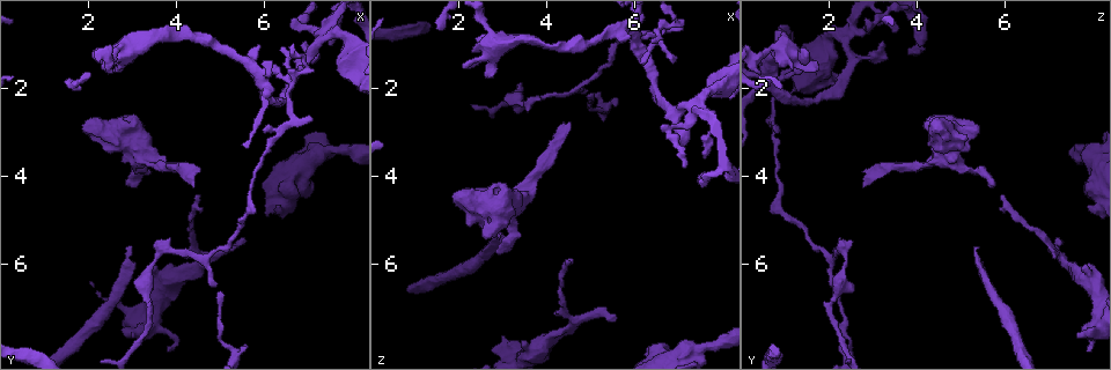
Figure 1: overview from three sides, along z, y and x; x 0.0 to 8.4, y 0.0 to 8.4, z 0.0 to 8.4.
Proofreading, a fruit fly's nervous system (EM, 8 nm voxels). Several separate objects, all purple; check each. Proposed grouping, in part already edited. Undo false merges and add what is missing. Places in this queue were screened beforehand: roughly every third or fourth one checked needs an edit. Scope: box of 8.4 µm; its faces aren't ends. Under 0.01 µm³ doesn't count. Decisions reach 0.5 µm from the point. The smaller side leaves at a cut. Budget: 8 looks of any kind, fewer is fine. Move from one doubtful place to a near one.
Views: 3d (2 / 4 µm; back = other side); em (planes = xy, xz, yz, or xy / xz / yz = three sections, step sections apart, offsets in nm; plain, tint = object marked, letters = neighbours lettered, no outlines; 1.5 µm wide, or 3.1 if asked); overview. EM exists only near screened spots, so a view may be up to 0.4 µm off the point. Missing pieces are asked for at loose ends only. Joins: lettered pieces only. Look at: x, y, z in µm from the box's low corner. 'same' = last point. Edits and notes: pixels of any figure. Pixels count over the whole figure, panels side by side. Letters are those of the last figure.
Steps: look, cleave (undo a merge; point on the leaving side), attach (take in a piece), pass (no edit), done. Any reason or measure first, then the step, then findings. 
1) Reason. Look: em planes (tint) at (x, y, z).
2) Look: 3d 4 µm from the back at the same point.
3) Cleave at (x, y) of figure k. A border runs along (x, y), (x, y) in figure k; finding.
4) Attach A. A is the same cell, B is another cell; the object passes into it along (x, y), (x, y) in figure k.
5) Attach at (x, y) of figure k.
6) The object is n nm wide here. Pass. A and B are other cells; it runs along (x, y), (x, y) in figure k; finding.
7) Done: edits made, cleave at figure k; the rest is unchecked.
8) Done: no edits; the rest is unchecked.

Branch stops here. Look: 3d 2 µm at (2.65, 1.60, 1.70).

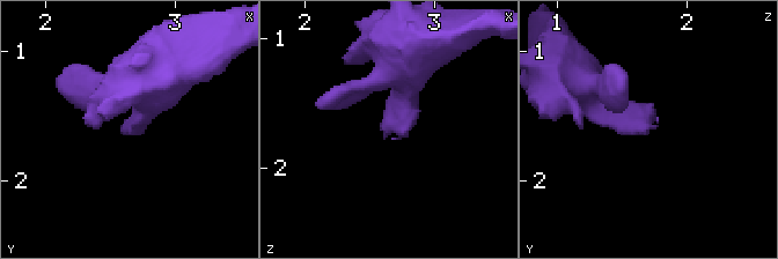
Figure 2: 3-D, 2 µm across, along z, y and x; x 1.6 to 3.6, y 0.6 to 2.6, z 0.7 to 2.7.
Need the tissue. Look: em planes (letters) at (2.62, 1.60, 1.74).

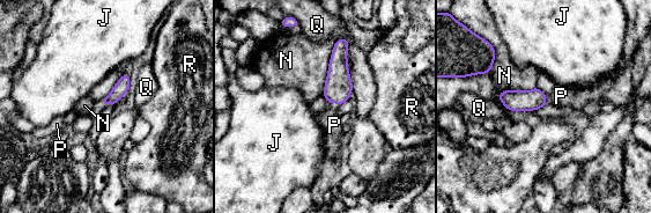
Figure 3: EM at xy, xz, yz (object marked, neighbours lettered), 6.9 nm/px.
Attach P. P is the same cell, J, N, Q and R are other cells; the neuron continues.

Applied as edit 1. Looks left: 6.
Look: 3d 2 µm from the back at (2.10, 2.75, 4.40).

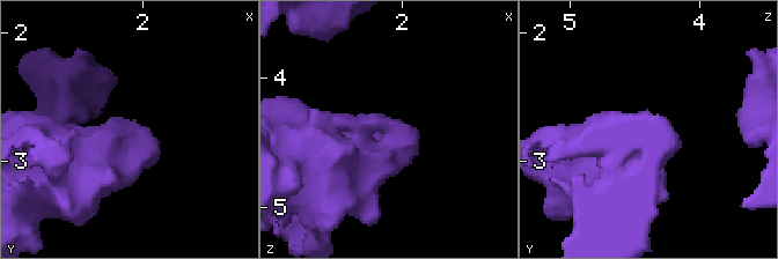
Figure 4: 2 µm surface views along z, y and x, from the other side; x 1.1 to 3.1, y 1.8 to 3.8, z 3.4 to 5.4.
Look: em planes (letters) at (2.10, 2.72, 4.40).

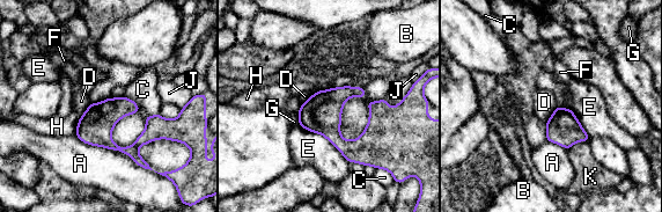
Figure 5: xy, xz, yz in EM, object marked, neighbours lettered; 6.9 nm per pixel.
The object is 240 nm wide here. Pass. A, B, C, D, E, F, G, H, J and K are other cells; none of them fits.

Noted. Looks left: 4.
An open end. Look: em xy step 8 (tint) at (3.05, 4.15, 5.80).

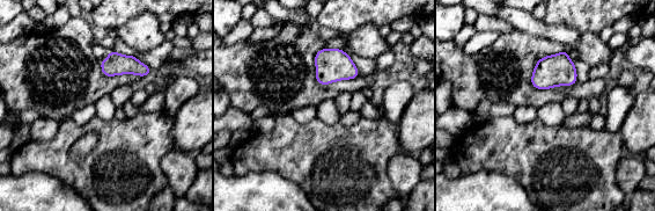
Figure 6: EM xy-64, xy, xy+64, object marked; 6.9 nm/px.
Look: em planes (tint) at the same point.

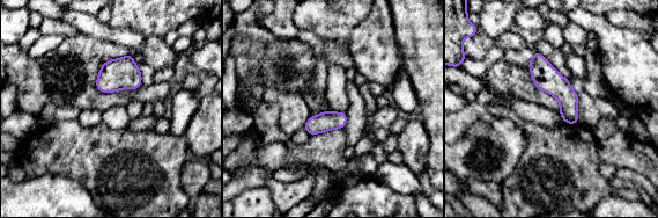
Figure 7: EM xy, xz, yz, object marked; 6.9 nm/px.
Look: em planes (letters) at the same point.

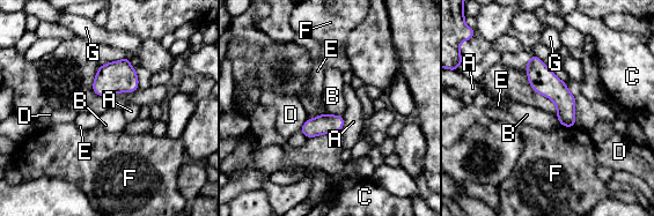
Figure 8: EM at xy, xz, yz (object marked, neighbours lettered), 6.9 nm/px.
Pass. A, B, C, D, E, F and G are other cells; a border runs along (343, 116), (343, 127), (339, 131) in figure 8; none of them fits.

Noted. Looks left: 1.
Done: edits made, attach at figure 3; the rest is unchecked.

